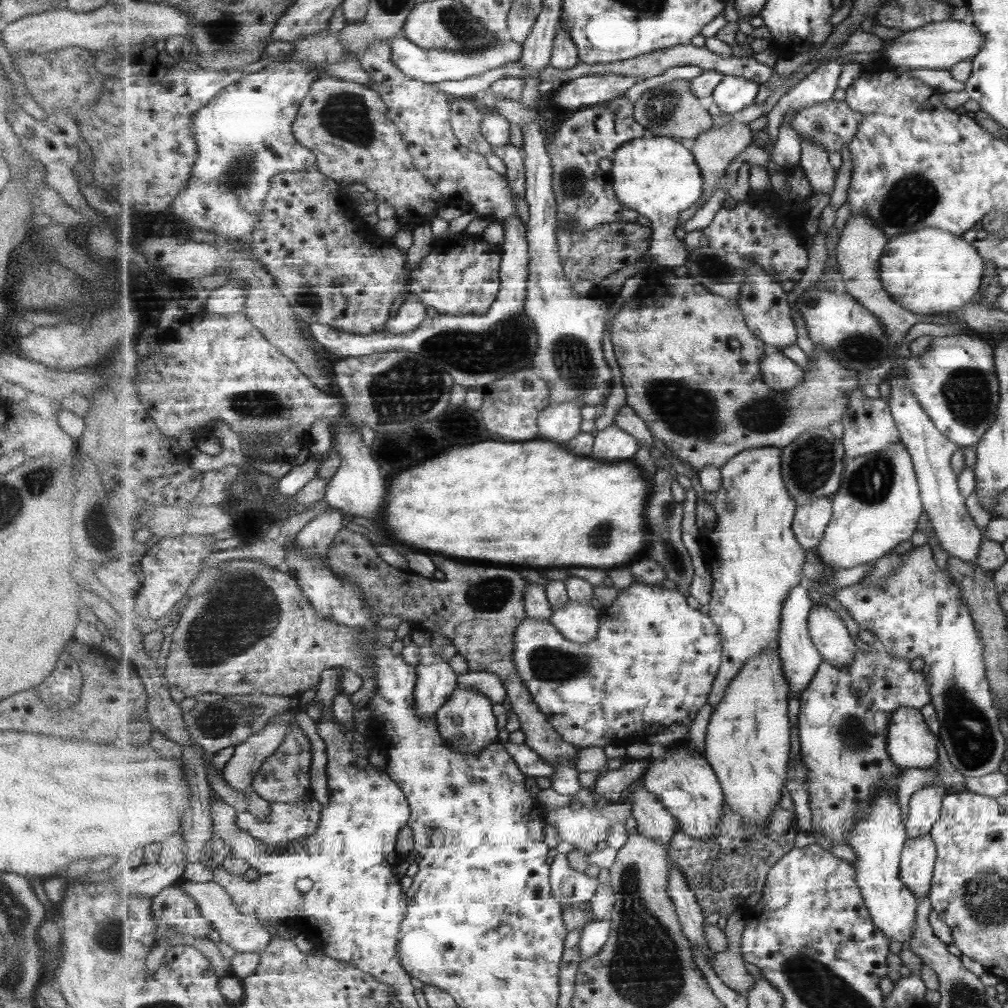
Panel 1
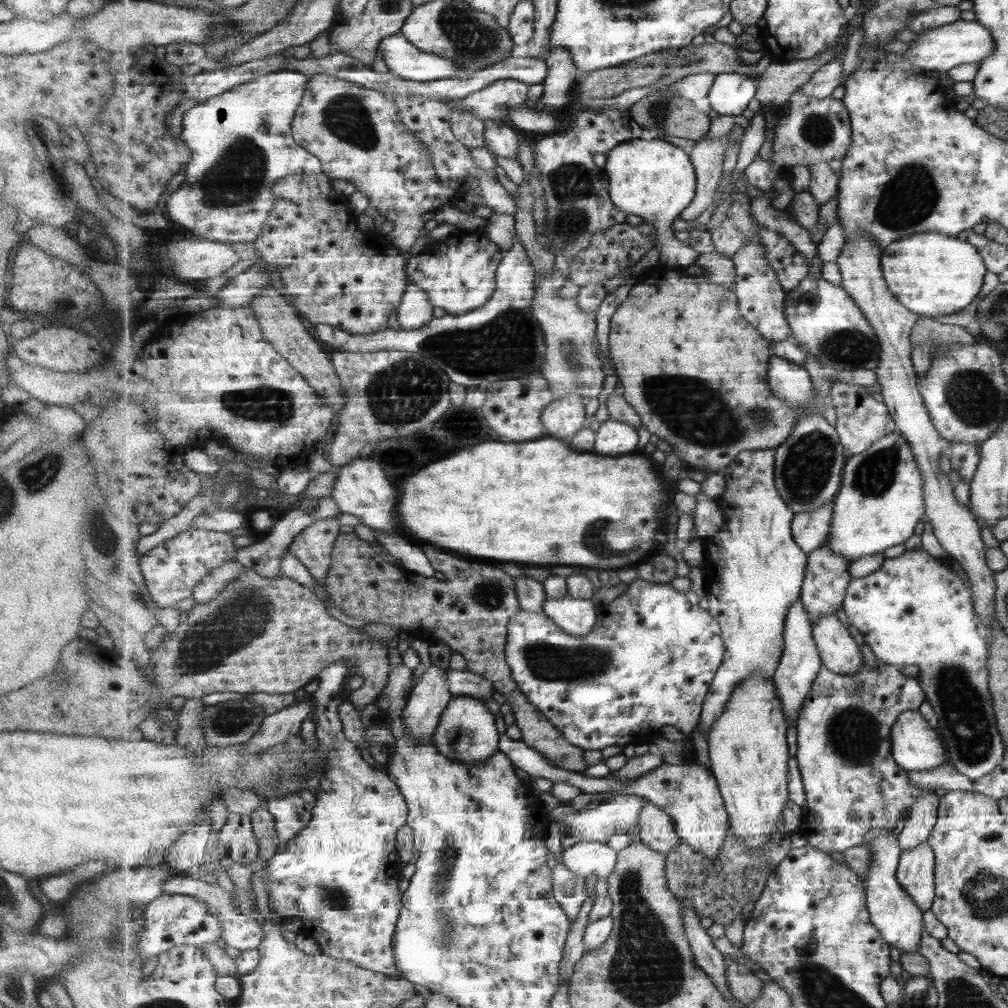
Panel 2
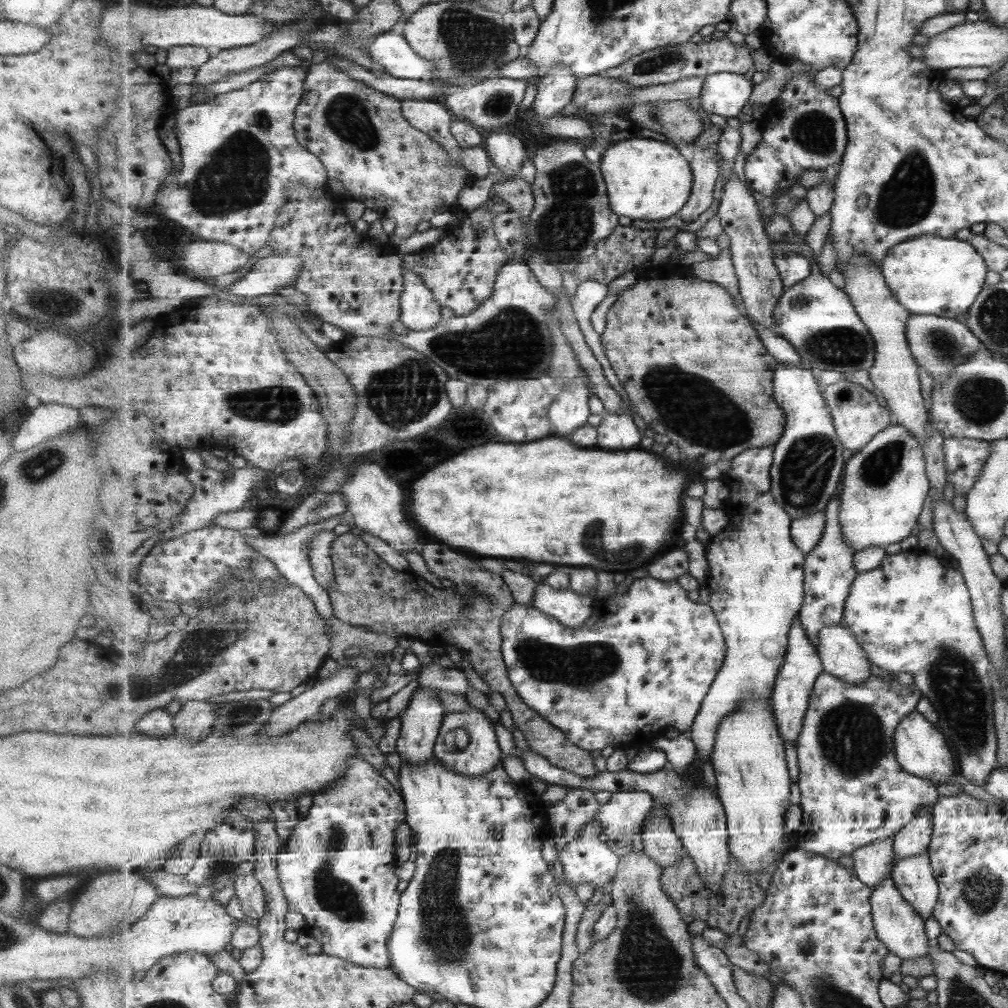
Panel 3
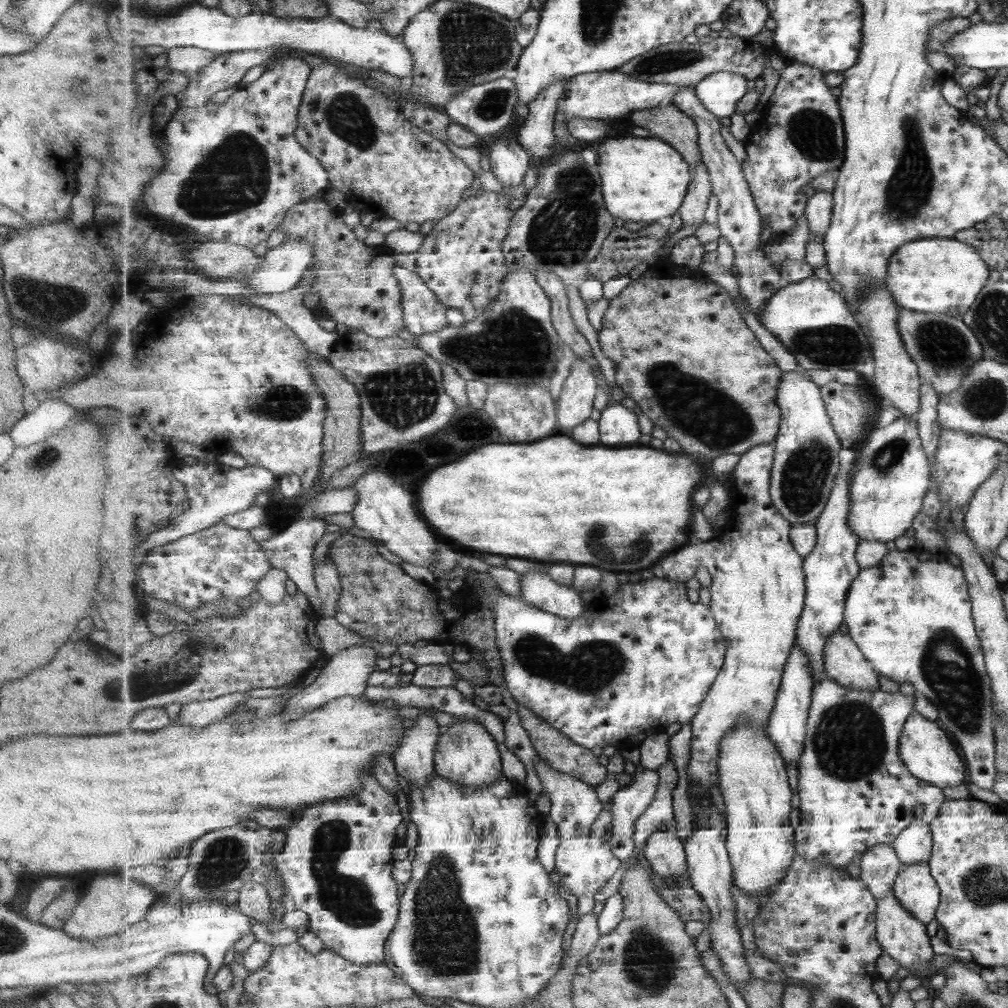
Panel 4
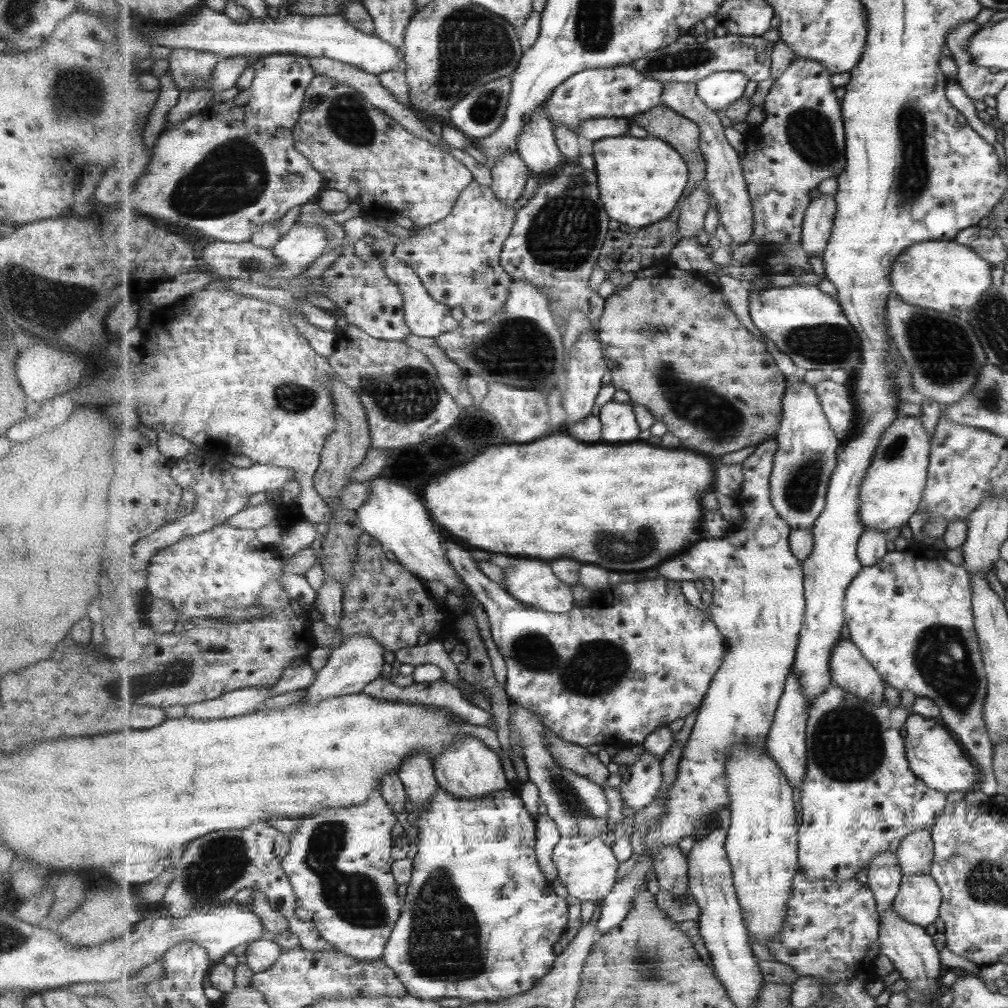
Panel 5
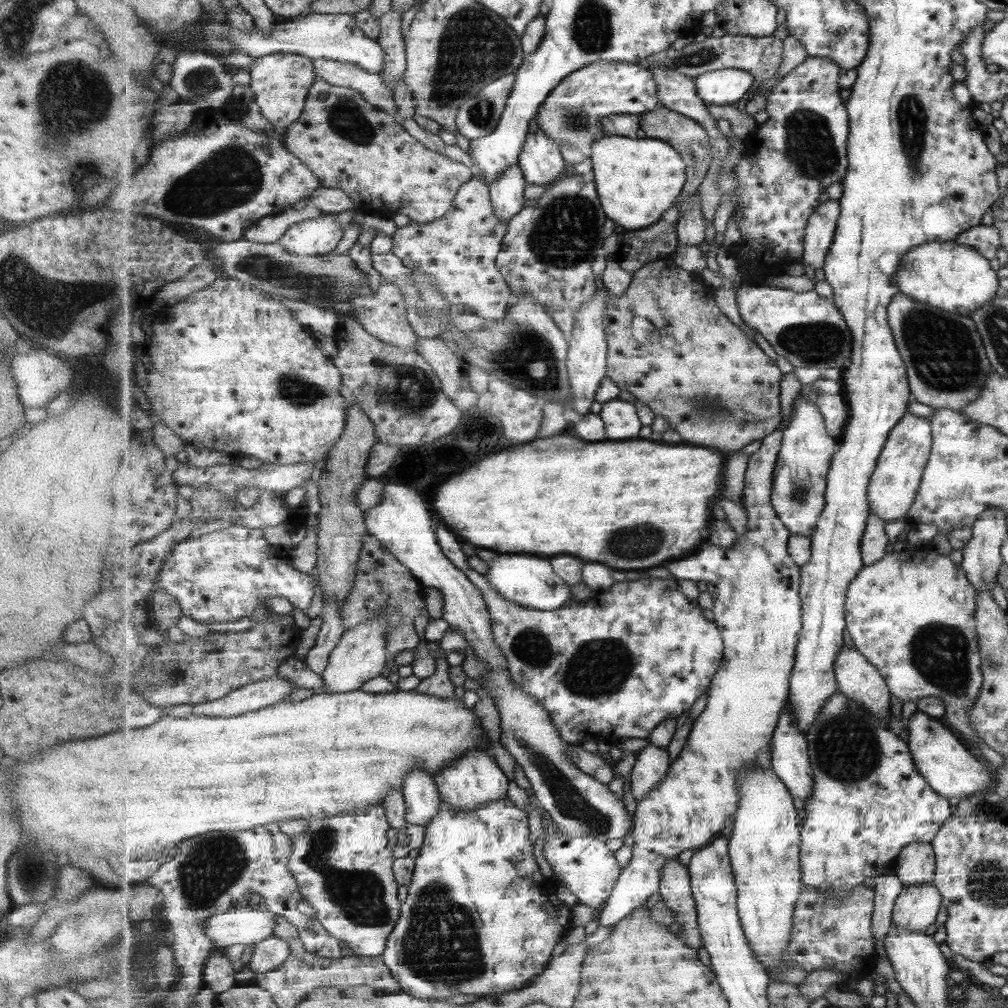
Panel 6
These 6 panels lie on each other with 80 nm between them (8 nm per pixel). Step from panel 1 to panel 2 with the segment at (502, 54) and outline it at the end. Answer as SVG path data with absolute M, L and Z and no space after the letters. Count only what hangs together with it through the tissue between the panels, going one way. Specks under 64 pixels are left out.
M403 32L384 39L379 46L378 54L385 59L390 72L399 78L429 82L456 78L461 72L471 69L463 68L441 56L422 52L408 40Z

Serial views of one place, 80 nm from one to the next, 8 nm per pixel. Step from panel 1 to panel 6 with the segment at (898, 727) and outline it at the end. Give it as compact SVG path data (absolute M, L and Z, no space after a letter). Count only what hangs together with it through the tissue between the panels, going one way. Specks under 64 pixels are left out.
M916 710L909 719L905 733L912 750L916 765L929 786L941 796L948 798L962 798L979 794L989 786L989 770L981 764L959 740L943 728L933 717L929 718L926 712Z

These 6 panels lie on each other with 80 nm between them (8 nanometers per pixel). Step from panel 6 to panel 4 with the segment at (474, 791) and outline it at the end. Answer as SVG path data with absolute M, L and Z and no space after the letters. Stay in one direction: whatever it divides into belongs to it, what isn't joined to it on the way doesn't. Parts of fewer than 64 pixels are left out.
M457 717L457 720L458 723L444 728L441 732L441 739L435 752L436 774L440 774L449 780L454 780L460 786L465 786L466 788L483 788L493 784L504 776L501 751L497 750L498 742L488 730L481 726L480 722L460 717Z

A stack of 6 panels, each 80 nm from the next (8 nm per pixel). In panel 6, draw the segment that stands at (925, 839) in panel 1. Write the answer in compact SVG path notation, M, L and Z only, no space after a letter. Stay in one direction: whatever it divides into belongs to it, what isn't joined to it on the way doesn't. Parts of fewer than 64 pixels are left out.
M931 882L904 888L896 900L892 924L903 930L924 932L934 924L939 905L939 890Z

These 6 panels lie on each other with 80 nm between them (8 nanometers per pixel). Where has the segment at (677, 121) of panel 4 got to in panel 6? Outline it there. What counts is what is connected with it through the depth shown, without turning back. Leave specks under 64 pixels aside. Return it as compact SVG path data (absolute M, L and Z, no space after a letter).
M661 105L661 106L659 106L659 107L657 107L657 108L656 108L656 109L655 109L655 110L653 110L653 112L649 112L649 113L647 113L647 114L645 114L645 115L643 115L643 116L641 116L641 128L642 128L642 130L643 130L643 131L644 131L644 132L645 132L645 134L646 134L646 136L647 136L647 137L656 137L656 138L657 138L657 139L659 139L659 140L663 140L663 141L668 141L668 143L669 143L669 144L670 144L670 145L673 145L673 148L676 148L676 149L677 149L677 150L678 150L678 151L679 151L679 152L680 152L680 153L681 153L681 156L682 156L682 157L684 157L684 161L685 161L685 162L686 162L686 175L687 175L687 180L686 180L686 183L685 183L685 186L683 186L683 192L681 192L681 196L679 196L679 198L677 198L677 200L678 200L678 202L676 202L676 204L675 204L675 207L676 207L676 209L677 209L677 211L678 211L678 213L677 213L677 218L679 218L679 217L680 217L680 216L679 216L679 210L678 210L678 206L679 206L679 205L680 205L680 202L681 202L681 201L682 201L682 200L684 200L684 199L685 199L685 197L688 197L688 196L691 196L691 195L692 195L692 194L693 194L693 193L694 193L694 192L695 192L695 191L696 191L696 190L699 190L699 186L701 186L701 182L703 182L703 180L705 180L705 176L707 176L707 170L709 170L709 166L711 166L711 160L713 160L713 154L714 154L714 152L713 152L713 151L712 151L712 140L711 140L711 139L710 139L710 134L709 134L709 133L708 133L708 132L707 132L707 130L705 130L705 128L703 128L703 126L701 126L701 123L700 123L700 122L697 122L697 121L695 121L695 120L692 120L692 119L691 119L691 118L688 118L688 117L687 117L687 116L684 116L684 115L683 115L683 114L680 114L680 113L677 113L677 112L674 112L674 110L673 110L673 109L670 109L670 108L667 108L667 107L665 107L665 106L662 106L662 105Z

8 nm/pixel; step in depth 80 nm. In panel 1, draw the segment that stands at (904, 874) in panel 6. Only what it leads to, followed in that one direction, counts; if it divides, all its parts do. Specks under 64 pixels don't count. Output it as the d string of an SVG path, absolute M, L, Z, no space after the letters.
M934 778L925 788L912 796L906 822L908 839L925 836L932 830L933 823L939 818L945 794L948 792L944 784L938 778Z

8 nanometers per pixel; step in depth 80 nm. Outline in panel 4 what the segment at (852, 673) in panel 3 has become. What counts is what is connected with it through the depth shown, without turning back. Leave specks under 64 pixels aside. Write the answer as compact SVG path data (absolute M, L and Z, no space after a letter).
M834 632L828 638L825 656L827 676L846 689L877 692L881 688L879 673L851 635Z

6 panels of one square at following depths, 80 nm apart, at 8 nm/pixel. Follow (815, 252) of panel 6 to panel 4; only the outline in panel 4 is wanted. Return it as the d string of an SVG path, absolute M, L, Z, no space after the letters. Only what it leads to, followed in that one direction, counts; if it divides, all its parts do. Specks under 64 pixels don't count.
M815 191L810 196L808 207L806 208L809 239L824 238L829 232L834 204L834 194L832 191Z

